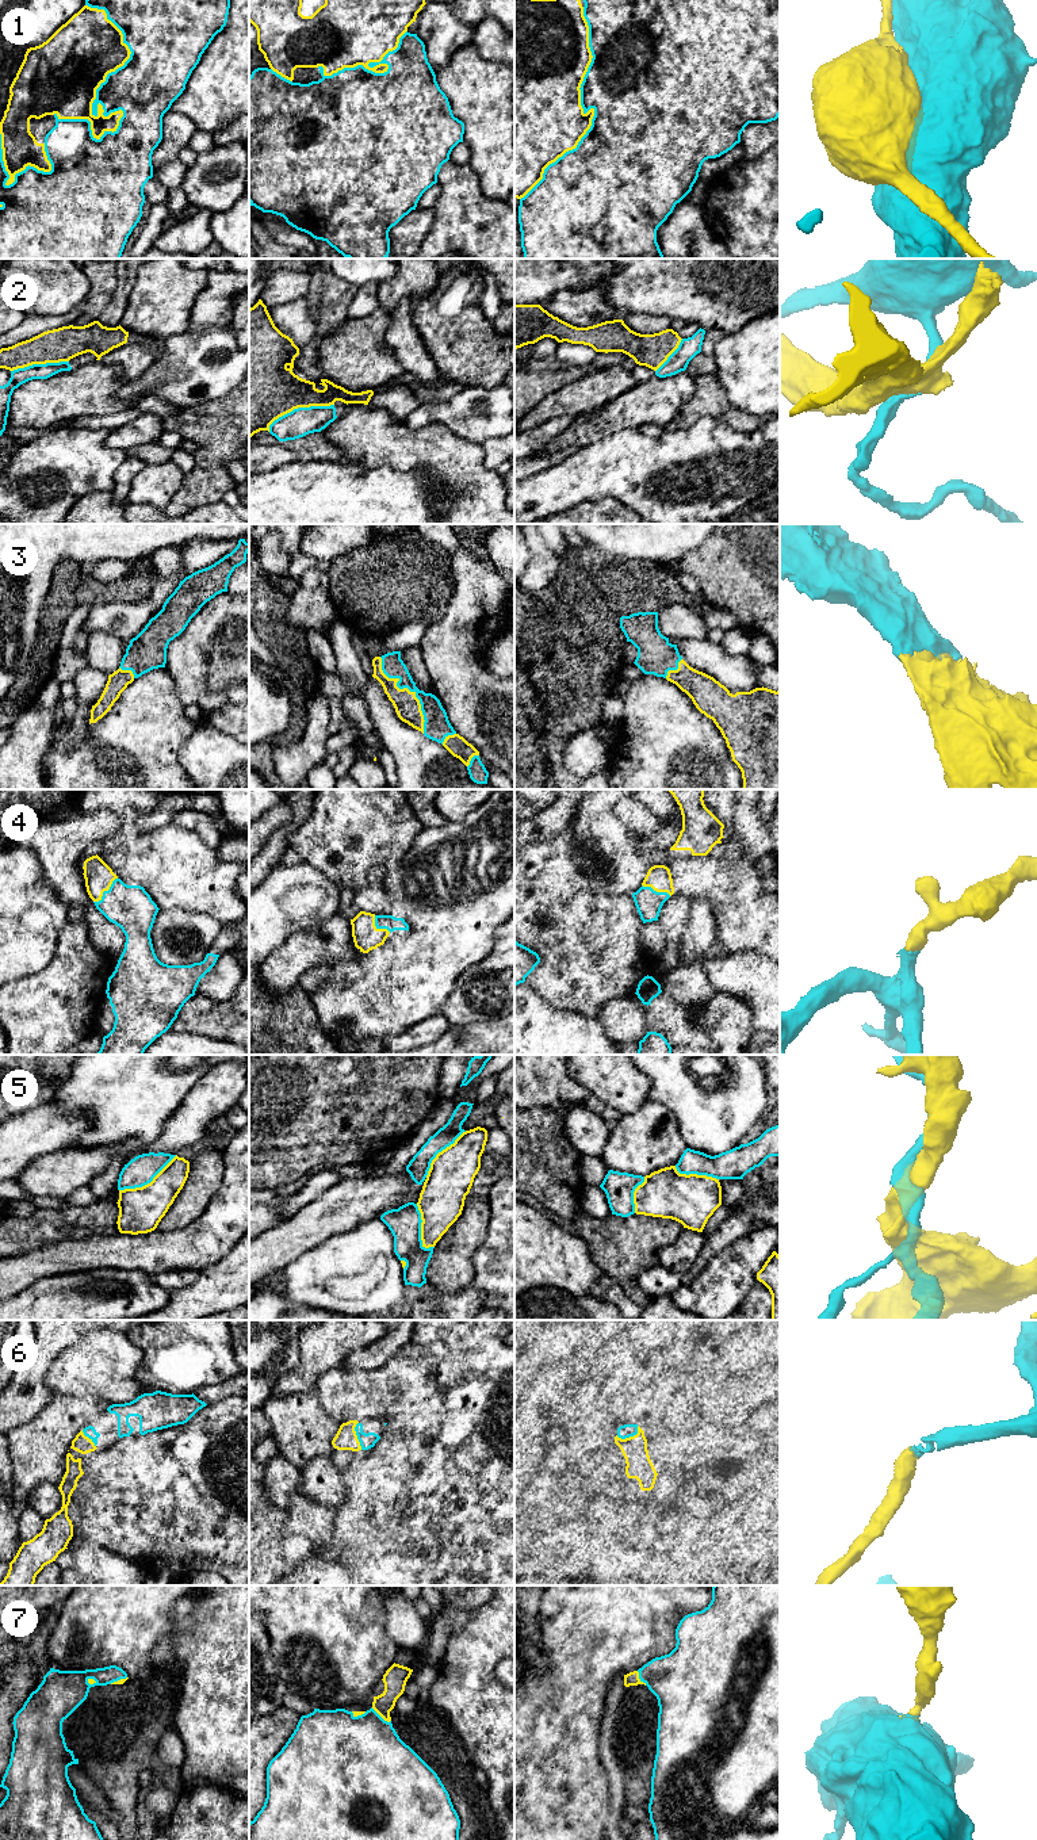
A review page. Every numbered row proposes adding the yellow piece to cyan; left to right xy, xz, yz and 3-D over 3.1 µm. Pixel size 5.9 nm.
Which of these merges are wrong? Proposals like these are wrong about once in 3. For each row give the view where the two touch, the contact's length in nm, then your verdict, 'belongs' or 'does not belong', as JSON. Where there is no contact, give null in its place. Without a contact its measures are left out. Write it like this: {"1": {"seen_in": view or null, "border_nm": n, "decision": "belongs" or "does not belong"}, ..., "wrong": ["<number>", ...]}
{"1": {"seen_in": "xy", "border_nm": 800, "decision": "does not belong"}, "2": {"seen_in": "xz", "border_nm": 420, "decision": "does not belong"}, "3": {"seen_in": "xz", "border_nm": 550, "decision": "belongs"}, "4": {"seen_in": "xy", "border_nm": 200, "decision": "belongs"}, "5": {"seen_in": "xy", "border_nm": 400, "decision": "does not belong"}, "6": {"seen_in": "yz", "border_nm": 150, "decision": "belongs"}, "7": {"seen_in": "xz", "border_nm": 150, "decision": "belongs"}, "wrong": ["1", "2", "5"]}

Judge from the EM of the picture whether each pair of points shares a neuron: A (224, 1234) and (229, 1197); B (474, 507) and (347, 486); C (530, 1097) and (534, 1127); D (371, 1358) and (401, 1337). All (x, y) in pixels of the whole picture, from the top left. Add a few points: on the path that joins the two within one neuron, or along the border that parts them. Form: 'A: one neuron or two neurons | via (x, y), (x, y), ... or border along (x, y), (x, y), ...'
A: one neuron | via (224, 1224), (229, 1216), (229, 1207)
B: two neurons | border along (427, 471), (451, 496), (437, 501), (435, 509)
C: two neurons | border along (562, 1106), (559, 1109), (528, 1109)
D: one neuron | via (378, 1354), (394, 1338)

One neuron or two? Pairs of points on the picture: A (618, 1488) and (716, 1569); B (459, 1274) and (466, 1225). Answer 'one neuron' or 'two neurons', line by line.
A: two neurons
B: one neuron

